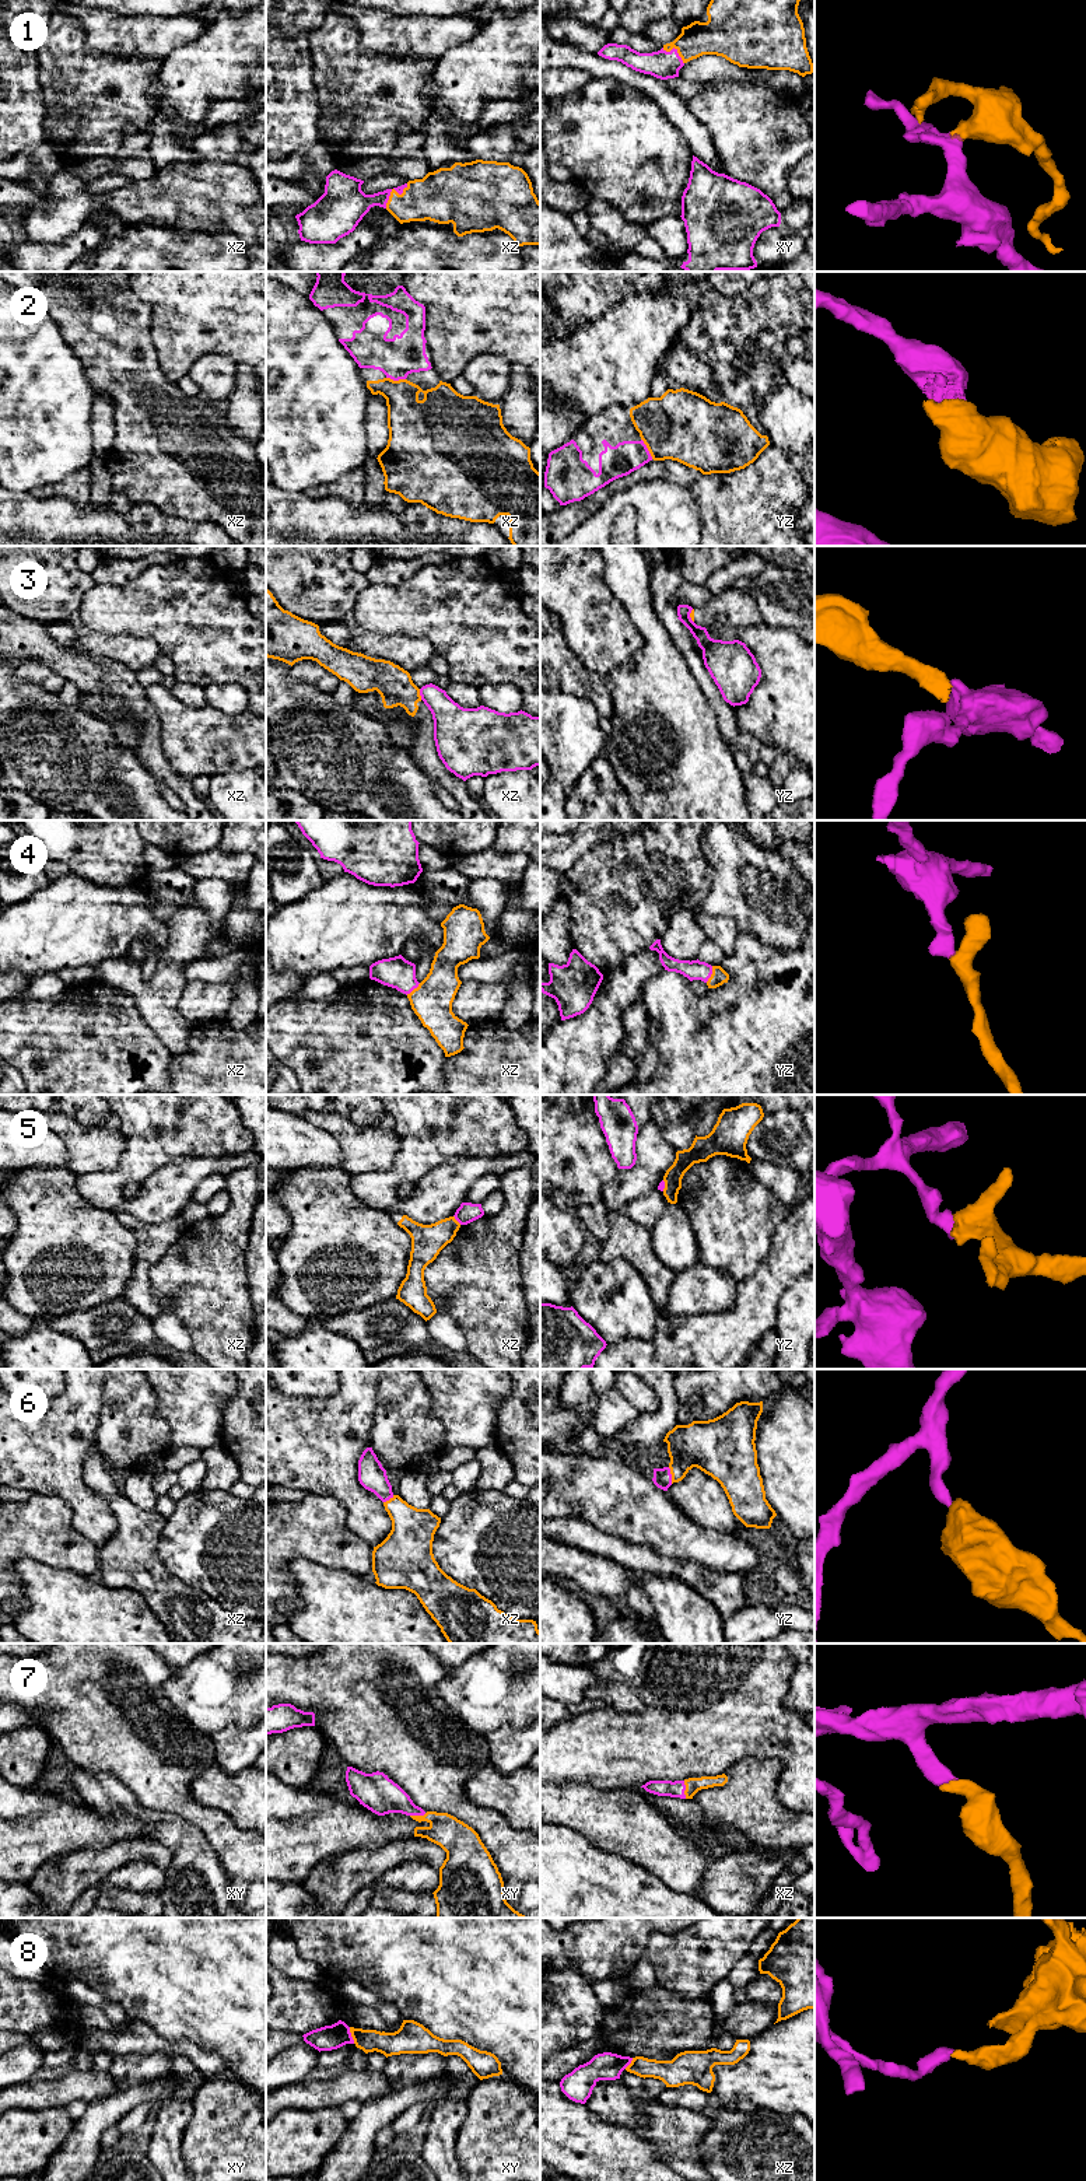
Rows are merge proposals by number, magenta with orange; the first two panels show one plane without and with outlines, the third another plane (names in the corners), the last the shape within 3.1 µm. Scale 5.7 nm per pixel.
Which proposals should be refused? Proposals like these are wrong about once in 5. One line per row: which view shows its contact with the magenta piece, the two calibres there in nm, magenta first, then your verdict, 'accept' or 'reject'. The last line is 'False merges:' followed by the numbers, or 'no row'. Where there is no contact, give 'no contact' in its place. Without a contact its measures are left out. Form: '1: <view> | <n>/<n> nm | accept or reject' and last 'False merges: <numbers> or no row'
1: xz | 200/260 nm | accept
2: yz | 180/400 nm | accept
3: xz | 220/200 nm | reject
4: yz | 110/90 nm | accept
5: xz | 120/190 nm | reject
6: yz | 110/260 nm | accept
7: xz | 100/90 nm | accept
8: xy | 140/130 nm | accept
False merges: 3, 5

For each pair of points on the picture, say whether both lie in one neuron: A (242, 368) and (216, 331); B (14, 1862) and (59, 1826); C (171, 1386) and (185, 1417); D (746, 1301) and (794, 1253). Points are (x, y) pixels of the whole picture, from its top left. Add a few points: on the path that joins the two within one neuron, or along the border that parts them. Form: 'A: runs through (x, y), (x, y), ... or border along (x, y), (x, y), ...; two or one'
A: border along (237, 363), (245, 363), (251, 367); two
B: runs through (25, 1851), (48, 1828); one
C: runs through (178, 1393), (185, 1400), (185, 1410); one
D: runs through (759, 1294), (783, 1266); one

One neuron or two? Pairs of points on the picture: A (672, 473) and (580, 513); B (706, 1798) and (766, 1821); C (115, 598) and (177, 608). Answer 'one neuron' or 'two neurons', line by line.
A: one neuron
B: one neuron
C: one neuron

